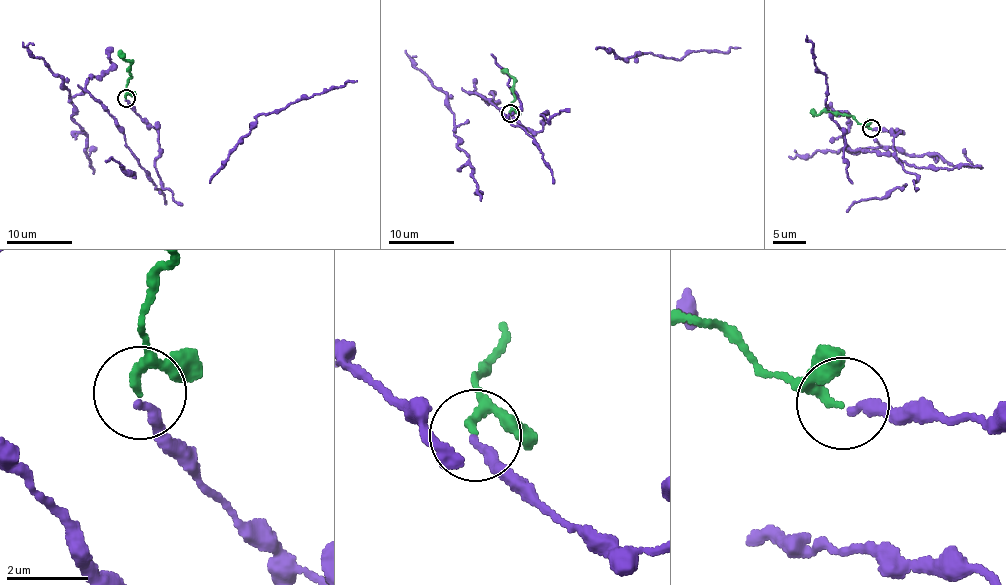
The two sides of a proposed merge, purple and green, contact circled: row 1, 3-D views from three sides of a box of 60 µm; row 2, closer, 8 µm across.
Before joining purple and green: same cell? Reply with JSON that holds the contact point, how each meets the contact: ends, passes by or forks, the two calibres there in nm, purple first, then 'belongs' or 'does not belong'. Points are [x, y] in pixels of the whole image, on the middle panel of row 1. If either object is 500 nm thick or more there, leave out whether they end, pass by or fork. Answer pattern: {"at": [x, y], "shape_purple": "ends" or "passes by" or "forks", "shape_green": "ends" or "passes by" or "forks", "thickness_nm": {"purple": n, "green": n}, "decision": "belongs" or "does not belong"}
{"at": [510, 113], "shape_purple": "ends", "shape_green": "passes by", "thickness_nm": {"purple": 260, "green": 150}, "decision": "belongs"}

